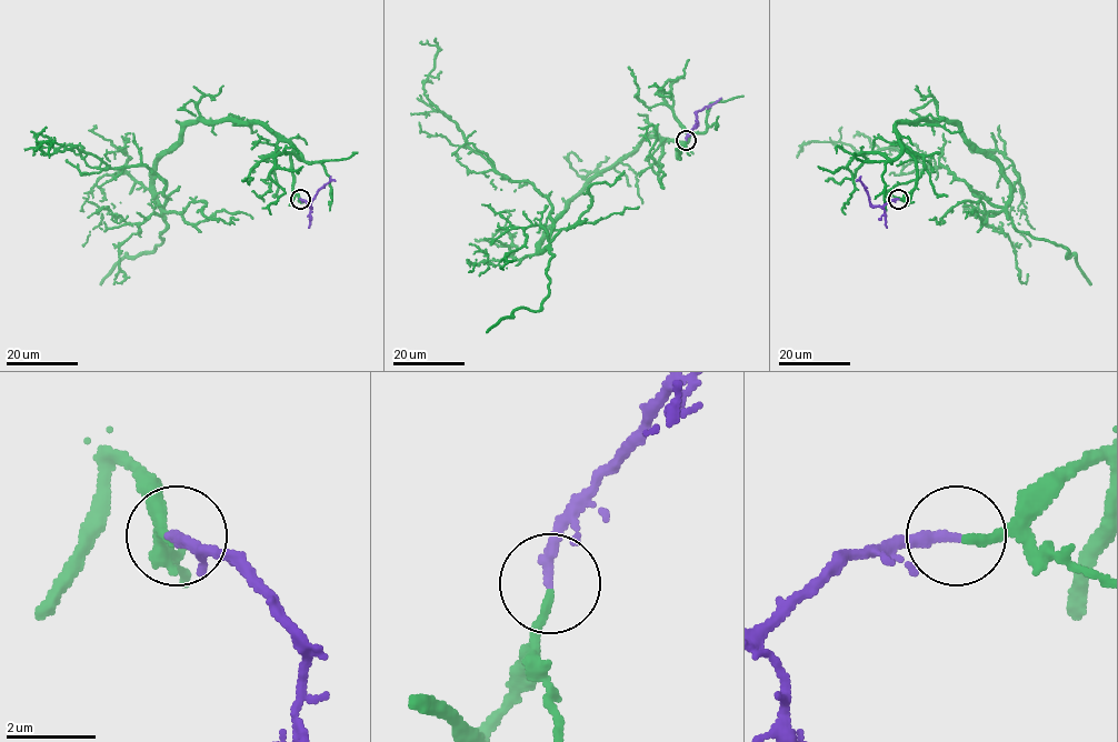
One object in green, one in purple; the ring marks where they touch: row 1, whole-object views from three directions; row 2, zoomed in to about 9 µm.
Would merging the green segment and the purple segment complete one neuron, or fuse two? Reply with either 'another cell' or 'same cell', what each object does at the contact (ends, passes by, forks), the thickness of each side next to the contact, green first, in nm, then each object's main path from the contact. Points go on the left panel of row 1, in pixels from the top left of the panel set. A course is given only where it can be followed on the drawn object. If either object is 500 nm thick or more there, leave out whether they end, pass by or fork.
same cell | green ends | purple ends | 200/240 nm | green via (300, 199), (291, 144), (257, 122), (189, 121), (156, 162), (161, 208), (166, 182), (146, 166), (33, 149) | purple via (300, 199), (309, 207), (317, 192), (335, 180)

